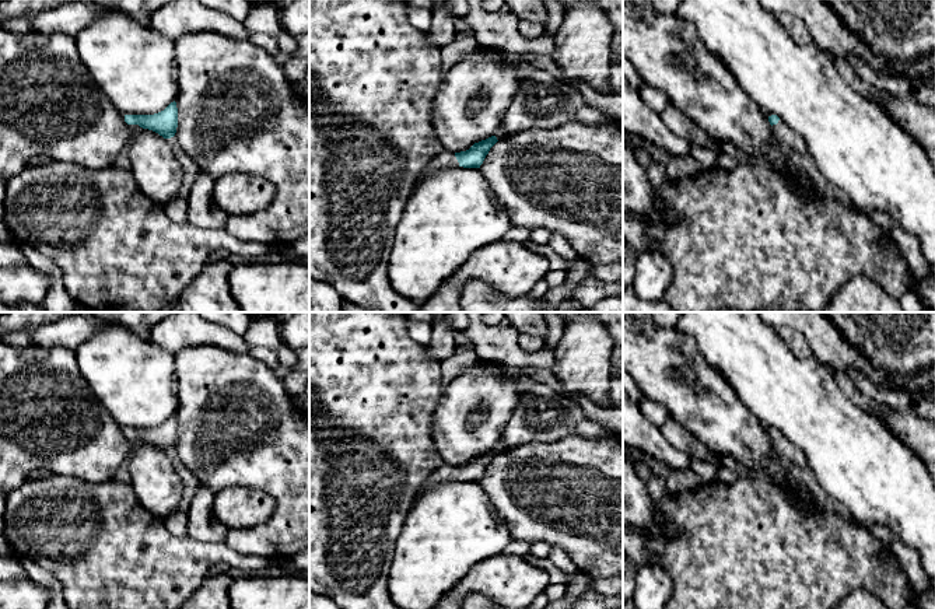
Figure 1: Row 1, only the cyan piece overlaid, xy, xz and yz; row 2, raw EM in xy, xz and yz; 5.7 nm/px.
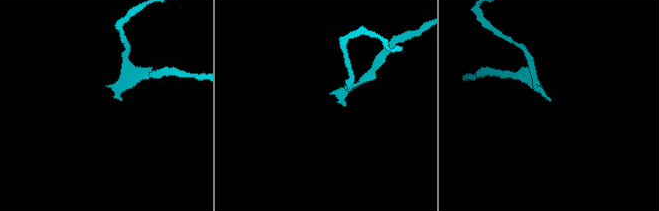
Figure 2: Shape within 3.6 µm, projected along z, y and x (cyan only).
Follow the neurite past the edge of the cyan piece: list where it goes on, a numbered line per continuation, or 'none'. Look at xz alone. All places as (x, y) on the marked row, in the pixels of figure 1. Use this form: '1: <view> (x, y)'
1: xz (445, 158)

